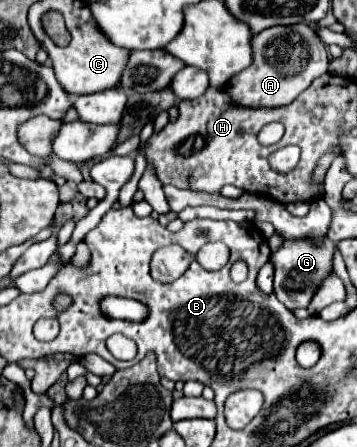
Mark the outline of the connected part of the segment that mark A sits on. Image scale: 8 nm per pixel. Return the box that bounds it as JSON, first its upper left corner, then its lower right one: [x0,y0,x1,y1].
[227,24,329,108]

